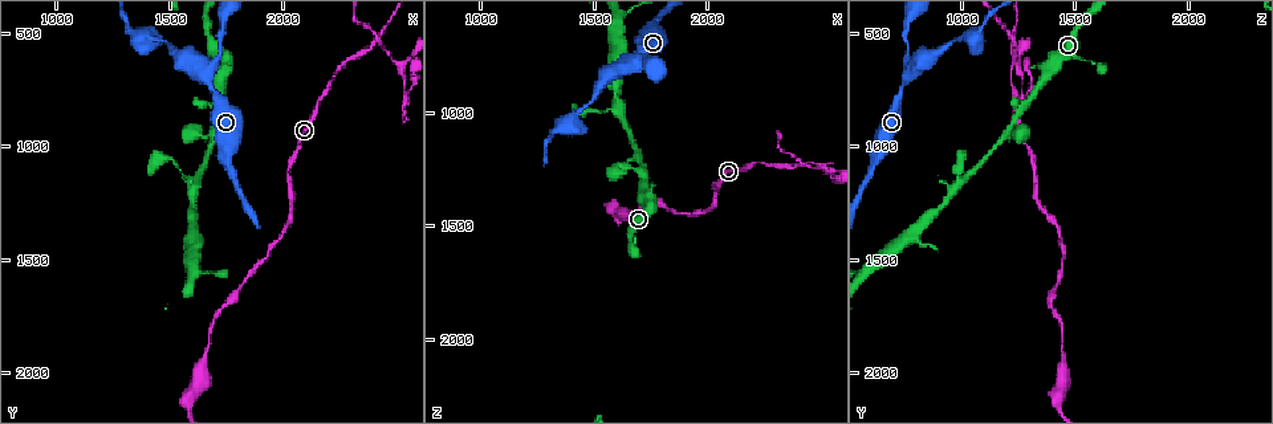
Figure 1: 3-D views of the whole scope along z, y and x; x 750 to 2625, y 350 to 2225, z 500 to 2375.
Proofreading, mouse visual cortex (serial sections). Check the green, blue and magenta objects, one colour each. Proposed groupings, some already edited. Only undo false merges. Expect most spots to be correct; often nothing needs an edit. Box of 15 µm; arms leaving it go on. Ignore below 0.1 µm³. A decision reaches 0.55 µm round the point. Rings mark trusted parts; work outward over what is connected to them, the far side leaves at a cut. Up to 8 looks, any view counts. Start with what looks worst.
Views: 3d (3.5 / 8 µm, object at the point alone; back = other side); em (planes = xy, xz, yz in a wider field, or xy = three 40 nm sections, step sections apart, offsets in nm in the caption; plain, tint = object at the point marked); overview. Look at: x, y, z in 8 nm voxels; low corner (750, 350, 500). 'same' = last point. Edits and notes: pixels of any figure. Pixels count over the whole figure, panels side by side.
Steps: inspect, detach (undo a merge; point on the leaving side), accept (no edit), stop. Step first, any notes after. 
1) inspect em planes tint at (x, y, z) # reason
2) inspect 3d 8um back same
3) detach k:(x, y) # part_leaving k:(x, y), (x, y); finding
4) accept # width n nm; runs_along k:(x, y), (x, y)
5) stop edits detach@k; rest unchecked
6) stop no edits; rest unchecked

inspect 3d 3.5um at (2410, 520, 1240) # sudden change in width

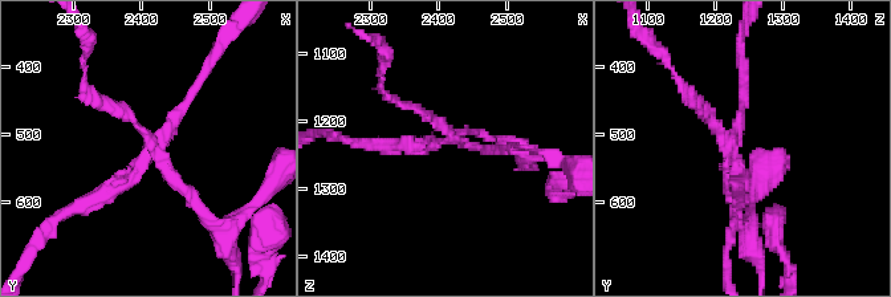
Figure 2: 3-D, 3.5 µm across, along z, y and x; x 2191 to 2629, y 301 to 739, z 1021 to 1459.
inspect em xy step 2 tint at (2415, 525, 1230) # arms 4; arm_widths 100, 100, 150, 200 nm; shape alone is not enough

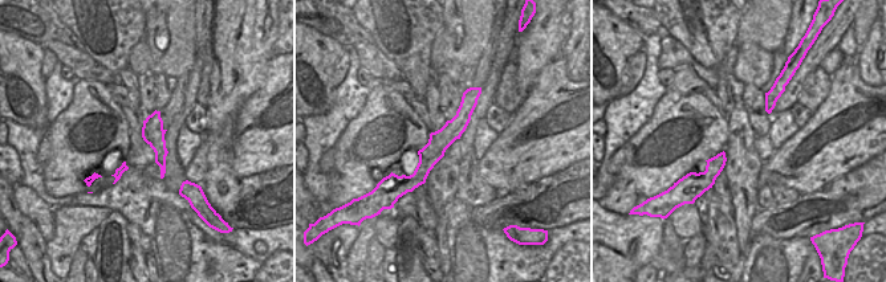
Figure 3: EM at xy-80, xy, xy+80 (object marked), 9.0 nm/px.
detach 2:(187, 190) # width 190 nm; border 3:(143, 126), (147, 131), (165, 133); two cells meet here

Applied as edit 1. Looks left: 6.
inspect overview # see it whole again

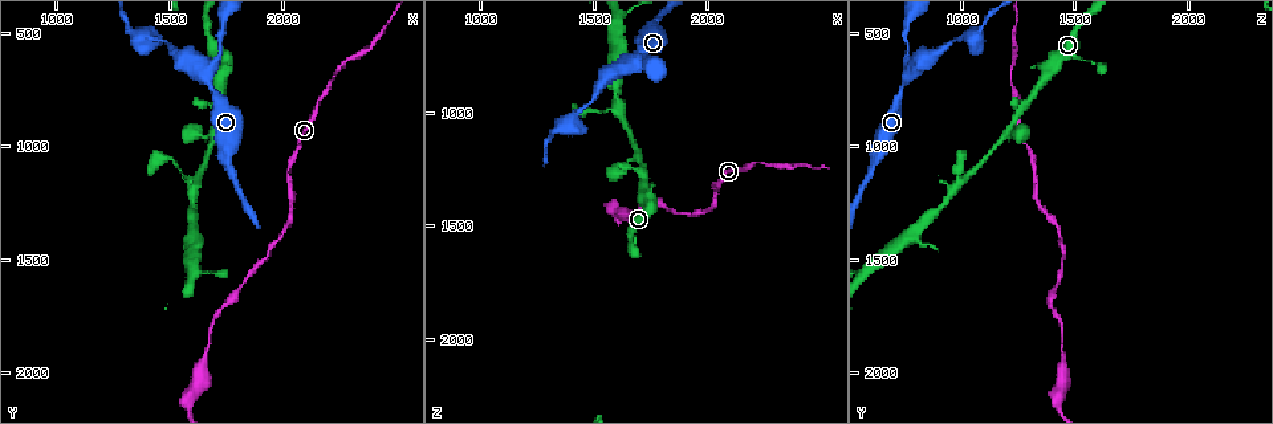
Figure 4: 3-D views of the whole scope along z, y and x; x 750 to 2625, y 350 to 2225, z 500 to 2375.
inspect 3d 3.5um at (1620, 1150, 990) # a fork

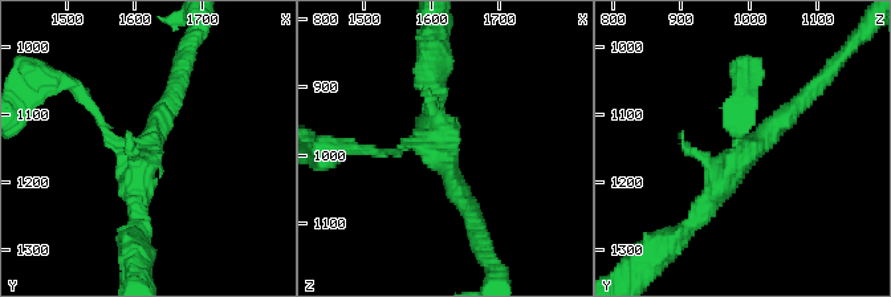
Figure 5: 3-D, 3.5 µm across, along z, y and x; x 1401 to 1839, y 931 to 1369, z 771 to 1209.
inspect em xy step 1 tint at (1620, 1150, 1000)

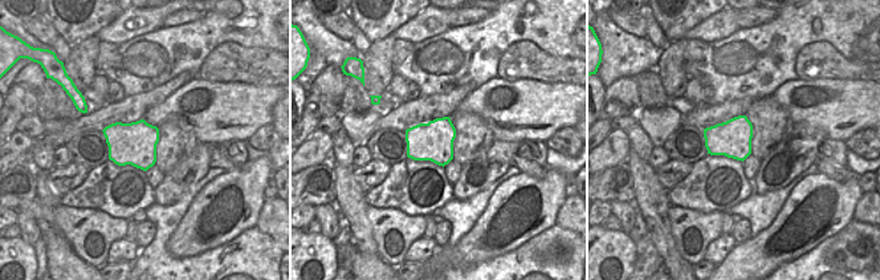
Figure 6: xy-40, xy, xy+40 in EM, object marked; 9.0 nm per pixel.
accept # runs_along 5:(812, 92), (740, 157), (696, 218); continuous, no second cell

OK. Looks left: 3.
inspect 3d 3.5um back at (1650, 680, 770)

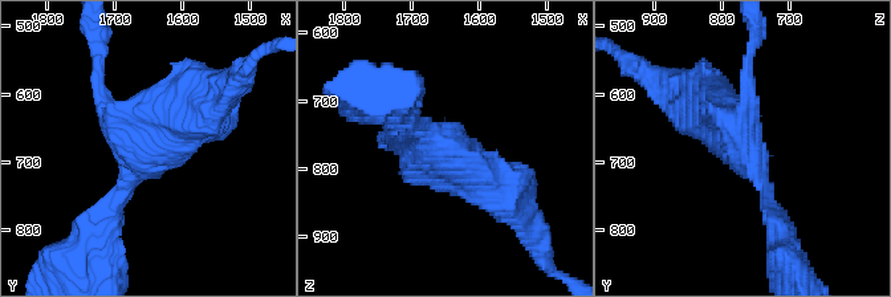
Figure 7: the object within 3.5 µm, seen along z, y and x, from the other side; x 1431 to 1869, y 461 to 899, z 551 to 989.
inspect em xy step 1 tint at (1650, 680, 770) # shape alone is not enough

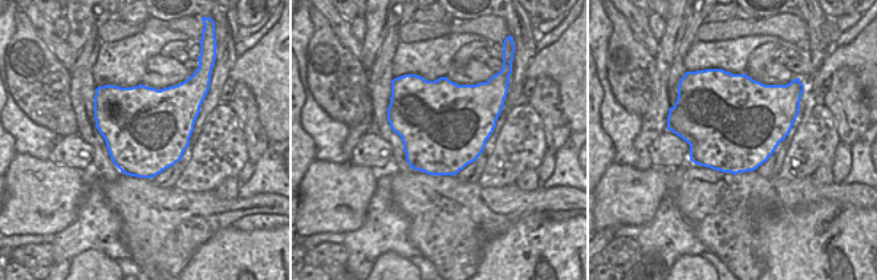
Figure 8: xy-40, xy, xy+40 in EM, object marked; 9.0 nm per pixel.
accept # all the same cell

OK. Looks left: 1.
stop edits detach@2; rest unchecked

